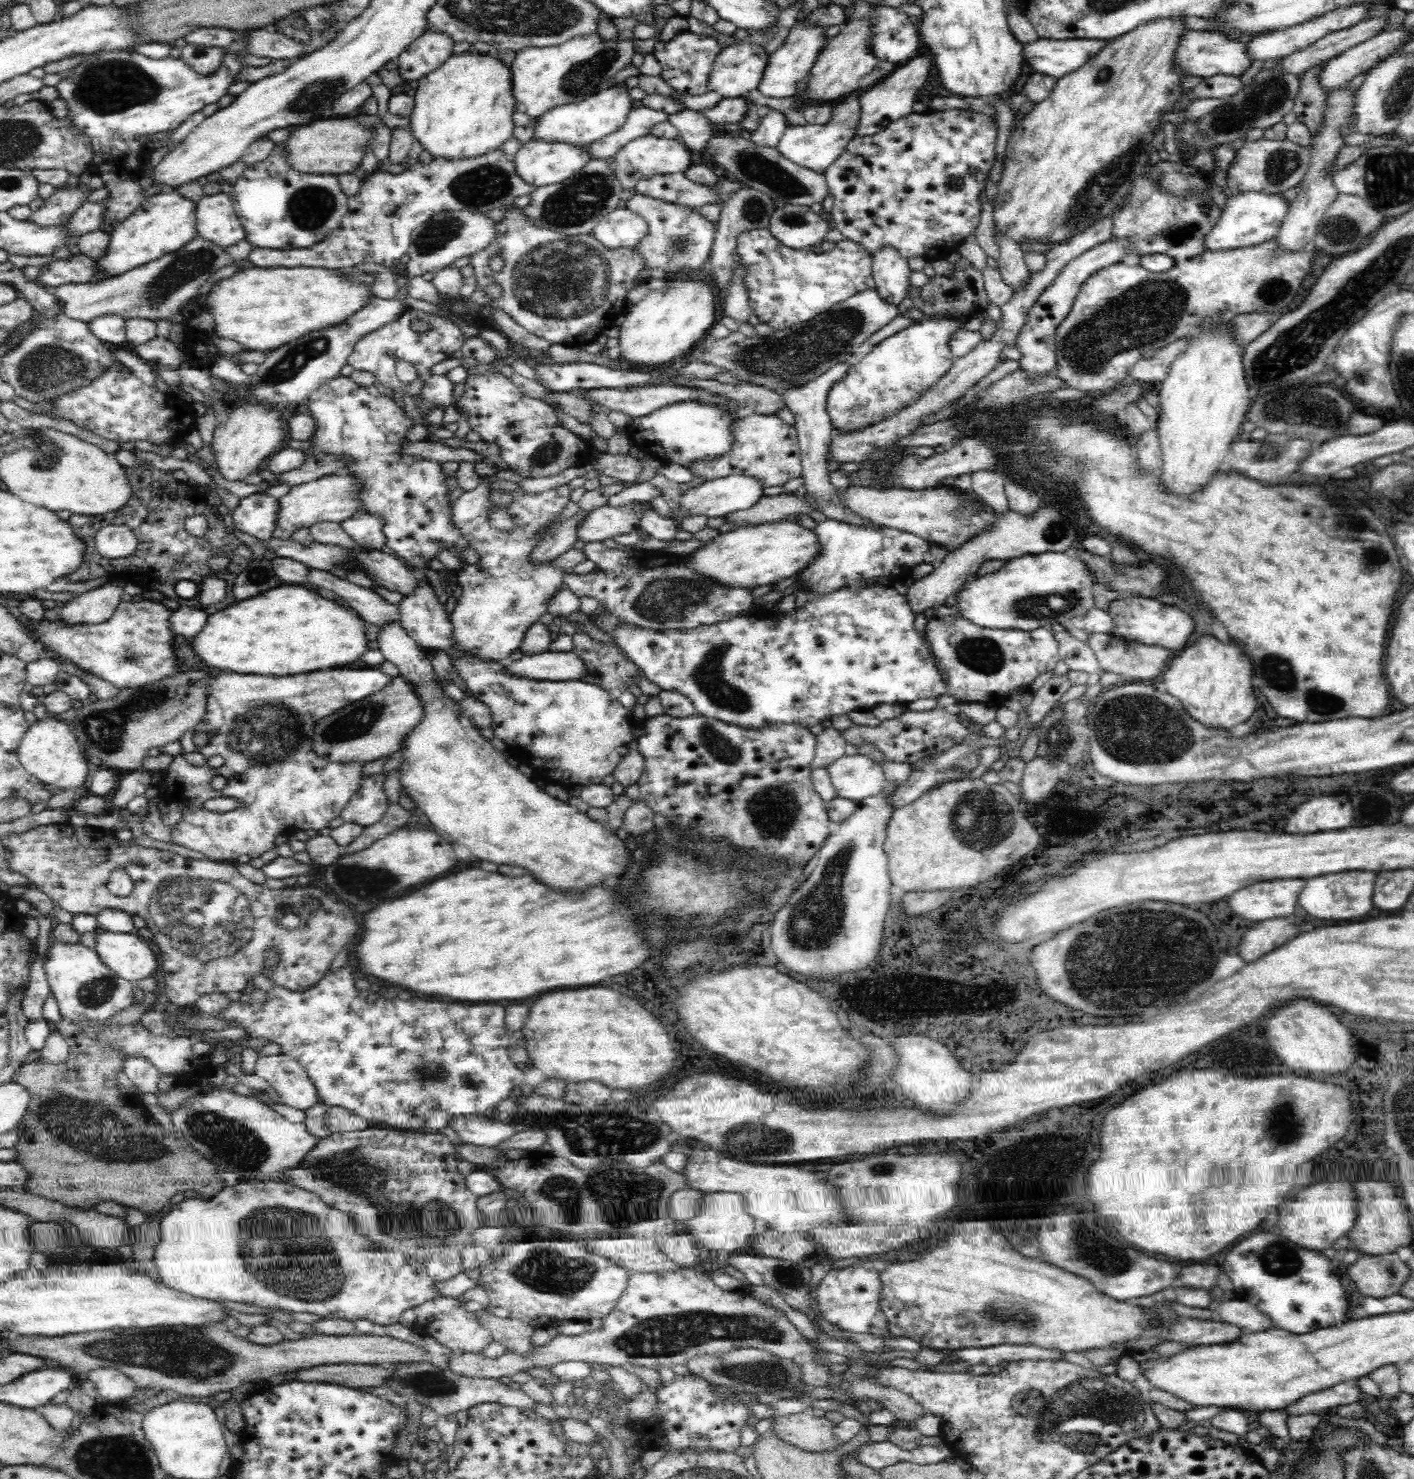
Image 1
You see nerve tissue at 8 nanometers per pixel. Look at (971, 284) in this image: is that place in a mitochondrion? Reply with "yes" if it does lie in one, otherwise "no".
no

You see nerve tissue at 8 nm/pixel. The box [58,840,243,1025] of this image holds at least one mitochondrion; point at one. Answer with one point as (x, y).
(96, 993)

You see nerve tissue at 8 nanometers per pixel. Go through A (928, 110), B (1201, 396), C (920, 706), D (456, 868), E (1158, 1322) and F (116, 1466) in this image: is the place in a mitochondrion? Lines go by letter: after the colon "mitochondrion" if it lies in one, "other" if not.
A: other
B: other
C: other
D: other
E: other
F: mitochondrion

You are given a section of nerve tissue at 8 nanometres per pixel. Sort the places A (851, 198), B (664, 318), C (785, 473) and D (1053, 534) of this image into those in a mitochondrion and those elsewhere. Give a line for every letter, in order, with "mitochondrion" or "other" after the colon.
A: other
B: other
C: other
D: mitochondrion

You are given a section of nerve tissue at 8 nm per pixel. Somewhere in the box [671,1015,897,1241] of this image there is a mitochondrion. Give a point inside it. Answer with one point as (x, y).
(749, 1140)

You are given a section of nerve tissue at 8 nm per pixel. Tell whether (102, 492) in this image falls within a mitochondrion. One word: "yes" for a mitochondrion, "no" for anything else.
no

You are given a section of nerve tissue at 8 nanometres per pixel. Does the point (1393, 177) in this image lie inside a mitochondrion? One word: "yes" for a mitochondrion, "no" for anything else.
yes

